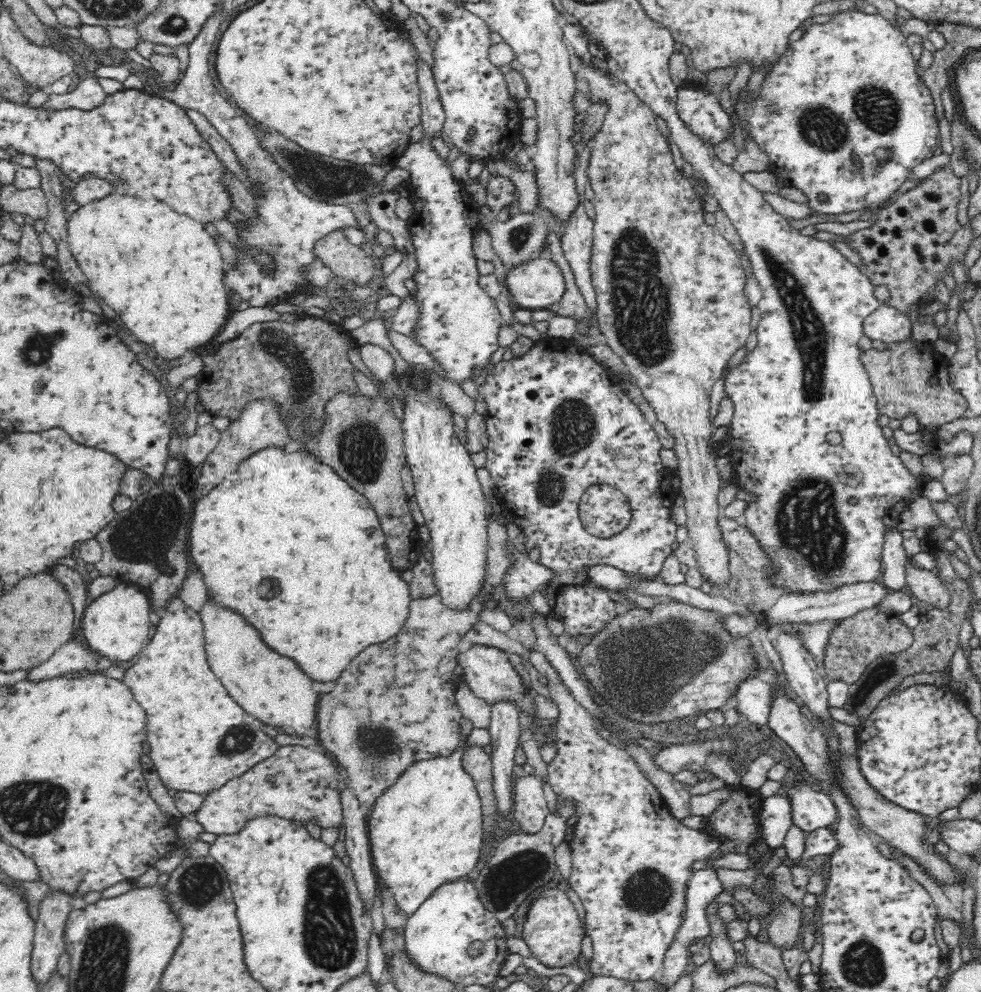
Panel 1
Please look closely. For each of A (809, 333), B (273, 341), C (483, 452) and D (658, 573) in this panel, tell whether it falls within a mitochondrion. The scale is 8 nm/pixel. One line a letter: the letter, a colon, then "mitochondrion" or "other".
A: mitochondrion
B: mitochondrion
C: other
D: other

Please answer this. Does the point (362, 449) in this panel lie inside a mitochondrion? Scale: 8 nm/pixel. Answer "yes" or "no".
yes

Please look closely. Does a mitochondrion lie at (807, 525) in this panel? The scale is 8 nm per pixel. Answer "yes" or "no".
yes

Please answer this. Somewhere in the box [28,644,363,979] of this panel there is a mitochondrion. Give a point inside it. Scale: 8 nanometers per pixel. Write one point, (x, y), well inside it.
(329, 935)

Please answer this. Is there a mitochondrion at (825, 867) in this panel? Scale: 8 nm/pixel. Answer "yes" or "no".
no

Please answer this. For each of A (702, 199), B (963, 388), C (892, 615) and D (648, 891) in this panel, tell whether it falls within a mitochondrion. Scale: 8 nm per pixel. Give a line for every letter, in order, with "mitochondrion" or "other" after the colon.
A: other
B: other
C: other
D: mitochondrion

